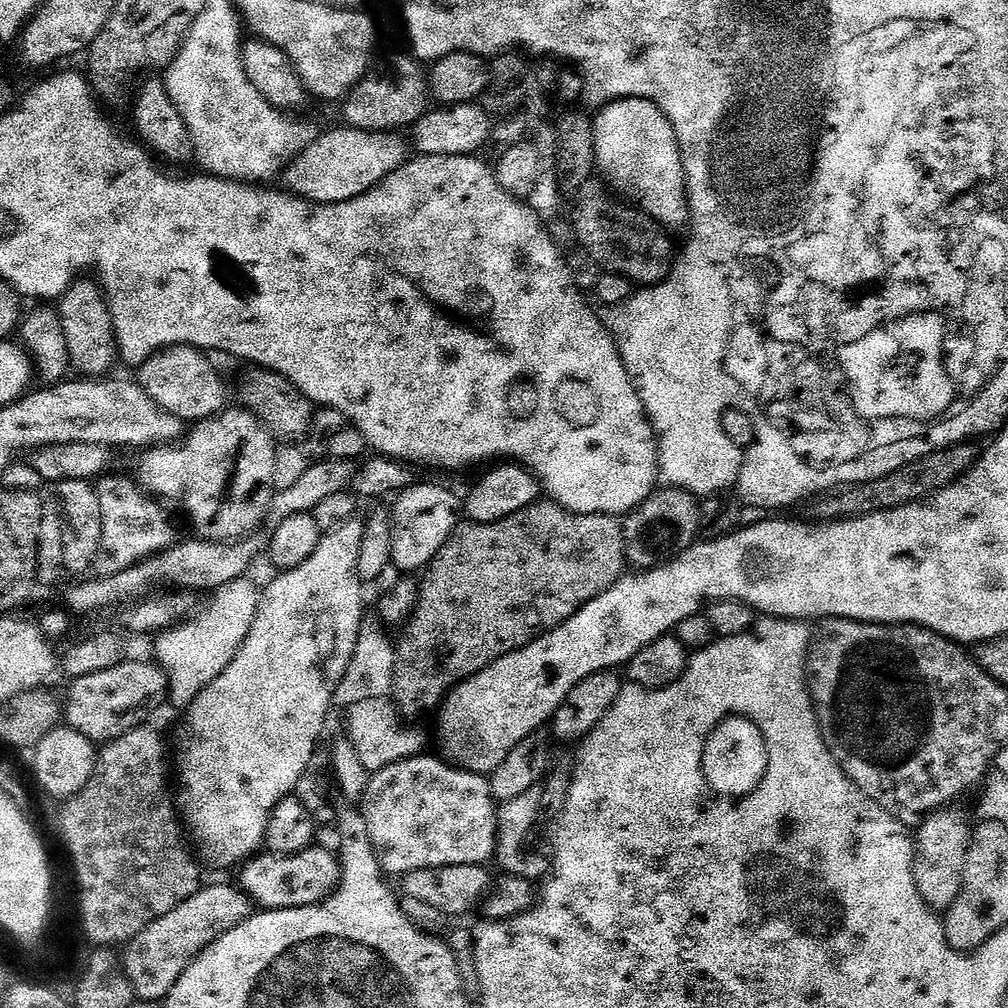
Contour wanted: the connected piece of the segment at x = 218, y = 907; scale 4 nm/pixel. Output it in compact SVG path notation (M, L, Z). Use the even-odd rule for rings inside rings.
M235 883L232 884L212 884L209 886L201 887L199 892L195 892L190 898L186 898L186 902L180 903L172 911L168 911L166 915L158 916L151 921L142 931L139 932L132 940L127 941L124 950L126 950L124 956L122 954L122 967L124 972L127 974L128 981L132 984L133 995L141 1002L153 1002L159 1003L164 999L167 999L171 995L173 988L177 987L182 974L187 968L192 965L193 960L200 955L201 952L207 950L216 939L222 934L226 934L230 930L234 930L244 920L249 920L254 914L254 901L244 892L243 888L237 886Z

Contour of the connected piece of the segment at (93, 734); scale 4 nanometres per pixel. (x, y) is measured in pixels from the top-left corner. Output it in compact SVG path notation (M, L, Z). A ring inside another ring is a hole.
M128 660L103 669L75 677L68 688L68 697L63 697L63 723L87 740L111 742L135 728L168 696L168 676L155 662Z

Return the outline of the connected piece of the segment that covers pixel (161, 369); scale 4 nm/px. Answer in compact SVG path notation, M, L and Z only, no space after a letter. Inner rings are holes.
M188 344L162 348L149 356L145 364L139 365L139 386L161 410L169 412L175 418L185 422L208 420L225 411L226 403L224 404L224 380L207 358L209 359L201 349L191 348Z

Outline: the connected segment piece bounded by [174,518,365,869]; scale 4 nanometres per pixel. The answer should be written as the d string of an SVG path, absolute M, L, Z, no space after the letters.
M353 518L346 521L341 528L336 528L332 532L321 535L320 544L300 566L288 571L281 571L277 580L272 580L268 584L268 589L260 592L260 605L254 614L254 626L250 626L250 634L242 642L238 654L194 698L194 702L188 705L183 713L184 725L180 728L180 753L174 760L174 768L180 771L180 796L178 792L178 812L186 825L187 831L196 839L195 851L199 859L205 865L209 864L212 868L232 868L243 865L249 858L257 855L264 848L264 835L268 825L268 816L274 810L274 806L279 800L285 800L288 795L295 793L296 784L299 779L309 771L308 763L312 760L312 751L316 748L316 739L320 736L320 731L324 728L324 719L328 716L328 708L333 707L332 696L336 692L336 687L340 679L346 674L350 664L350 658L354 652L356 638L360 633L362 617L360 617L360 588L362 581L357 576L357 564L359 562L360 547L363 542L365 521L360 518Z

